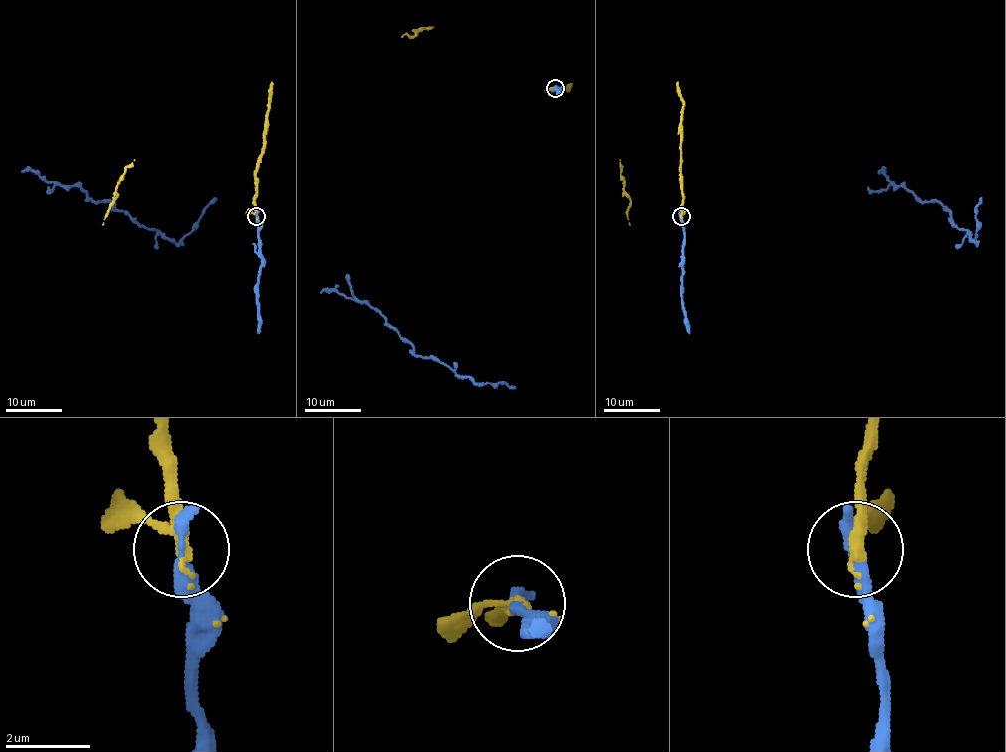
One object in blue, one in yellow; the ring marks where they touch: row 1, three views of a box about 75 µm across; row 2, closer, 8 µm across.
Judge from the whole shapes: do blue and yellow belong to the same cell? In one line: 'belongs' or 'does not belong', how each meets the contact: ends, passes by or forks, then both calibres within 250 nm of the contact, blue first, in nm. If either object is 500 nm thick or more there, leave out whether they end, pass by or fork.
belongs; blue ends there; yellow passes by; 380 nm thick on the blue side, 240 nm on the other

